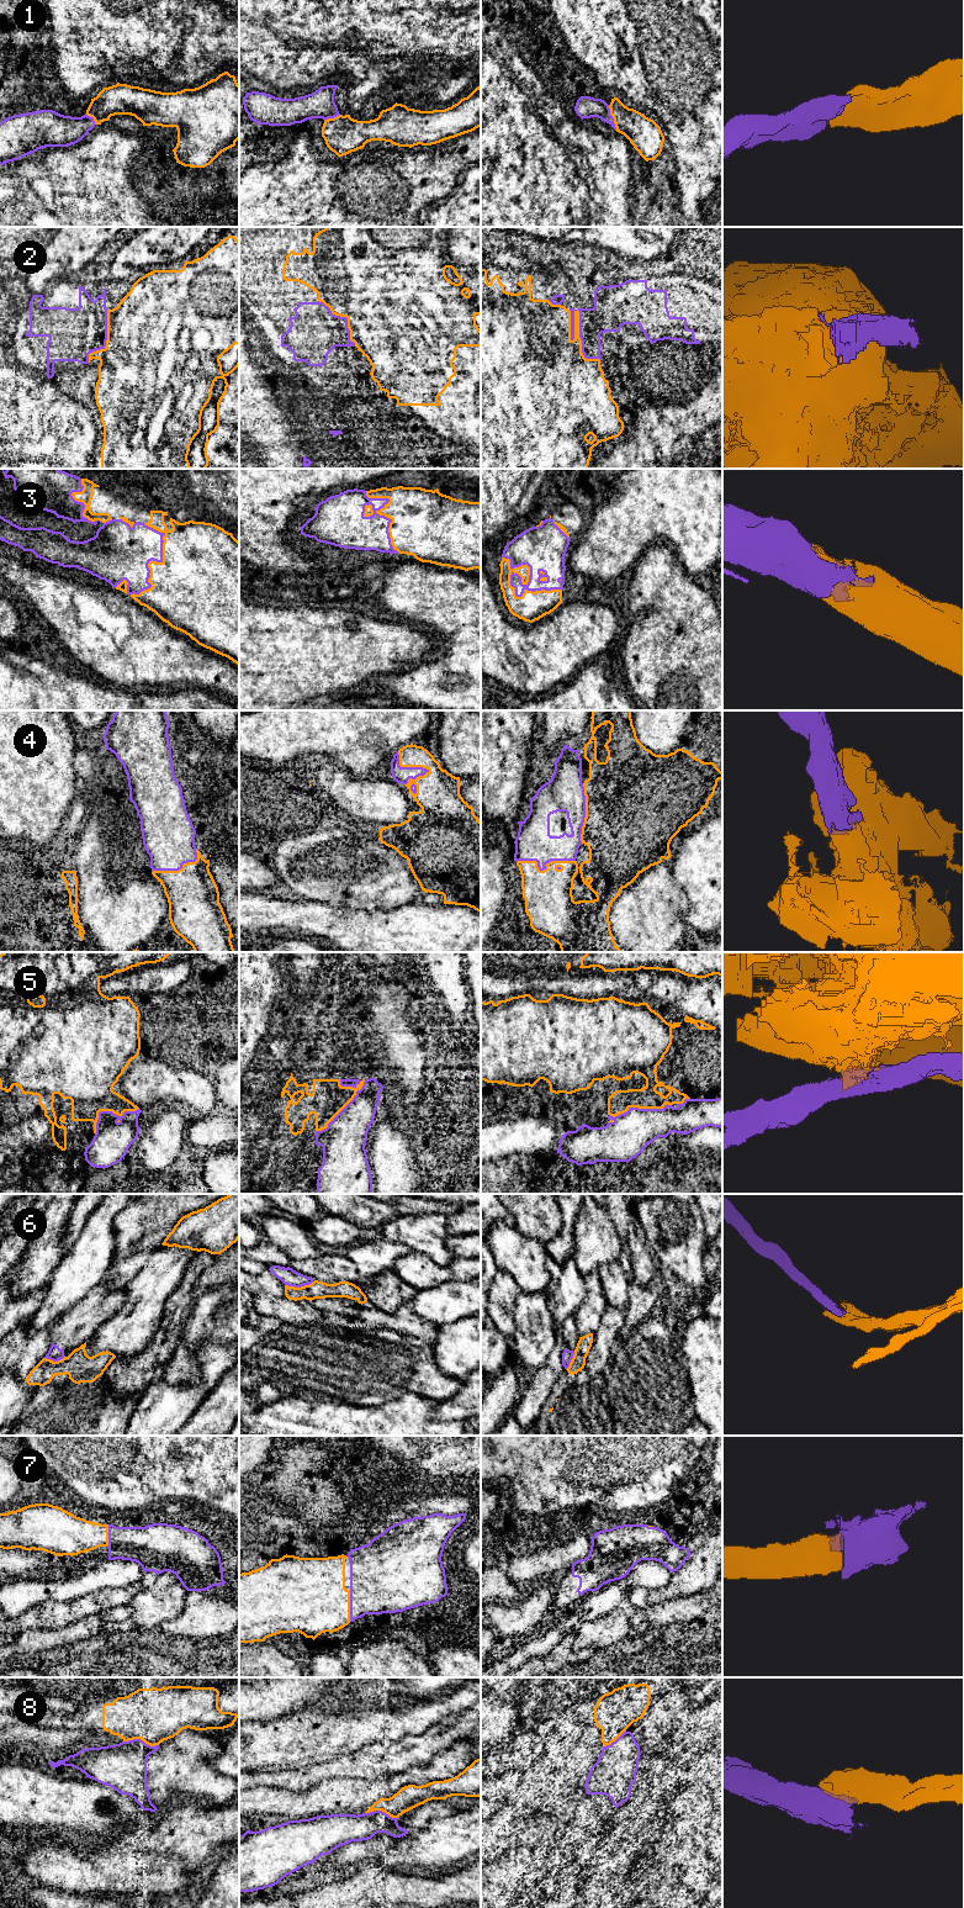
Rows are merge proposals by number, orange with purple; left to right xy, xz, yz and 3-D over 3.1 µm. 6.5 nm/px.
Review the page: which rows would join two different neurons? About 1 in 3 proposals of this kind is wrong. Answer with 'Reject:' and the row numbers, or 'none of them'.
Reject: 2, 5, 6, 8

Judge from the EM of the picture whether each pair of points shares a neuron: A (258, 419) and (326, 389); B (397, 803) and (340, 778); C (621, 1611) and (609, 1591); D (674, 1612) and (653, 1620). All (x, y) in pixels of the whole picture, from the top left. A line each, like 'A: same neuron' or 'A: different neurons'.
A: same neuron
B: same neuron
C: different neurons
D: same neuron

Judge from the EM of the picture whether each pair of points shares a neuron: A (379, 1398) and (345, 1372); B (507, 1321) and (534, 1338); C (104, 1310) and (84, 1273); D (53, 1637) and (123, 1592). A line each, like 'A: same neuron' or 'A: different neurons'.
A: same neuron
B: different neurons
C: different neurons
D: different neurons

